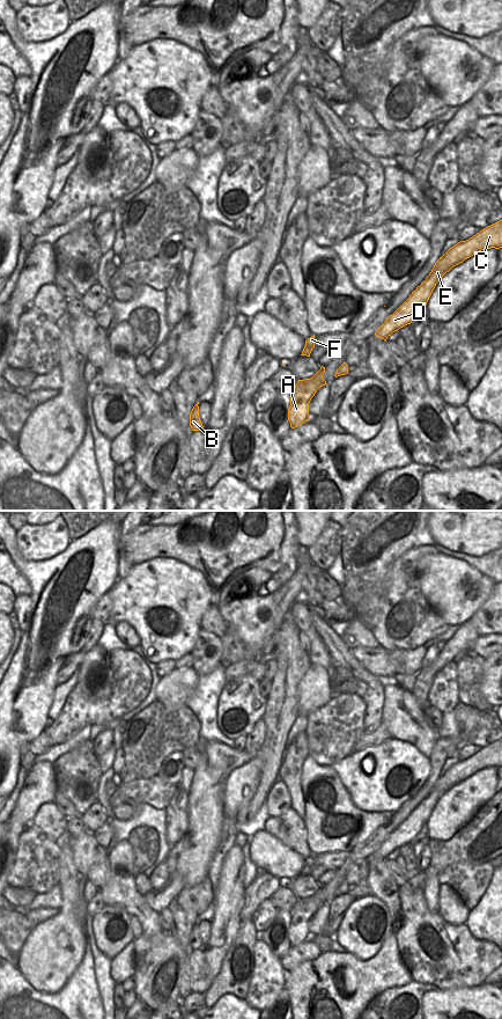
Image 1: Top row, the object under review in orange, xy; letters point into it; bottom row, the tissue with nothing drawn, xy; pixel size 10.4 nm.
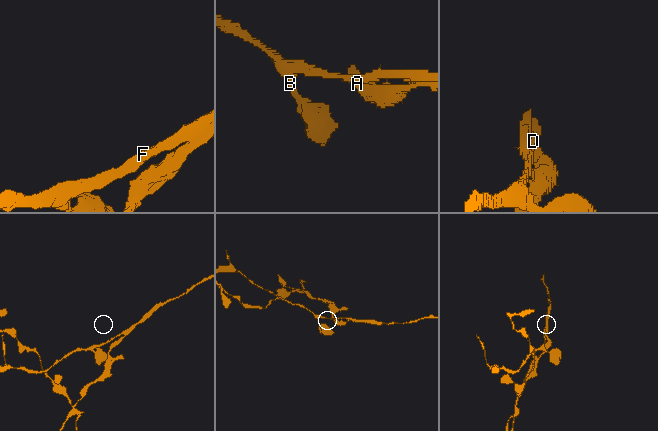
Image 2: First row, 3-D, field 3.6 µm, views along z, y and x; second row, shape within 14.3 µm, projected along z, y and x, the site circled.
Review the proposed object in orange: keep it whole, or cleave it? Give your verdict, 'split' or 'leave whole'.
split

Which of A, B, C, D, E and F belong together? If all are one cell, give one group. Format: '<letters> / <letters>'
A D / B C E F

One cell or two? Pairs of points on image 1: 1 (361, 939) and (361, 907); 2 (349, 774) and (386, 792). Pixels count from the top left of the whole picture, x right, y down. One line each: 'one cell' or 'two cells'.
1: one cell
2: one cell

